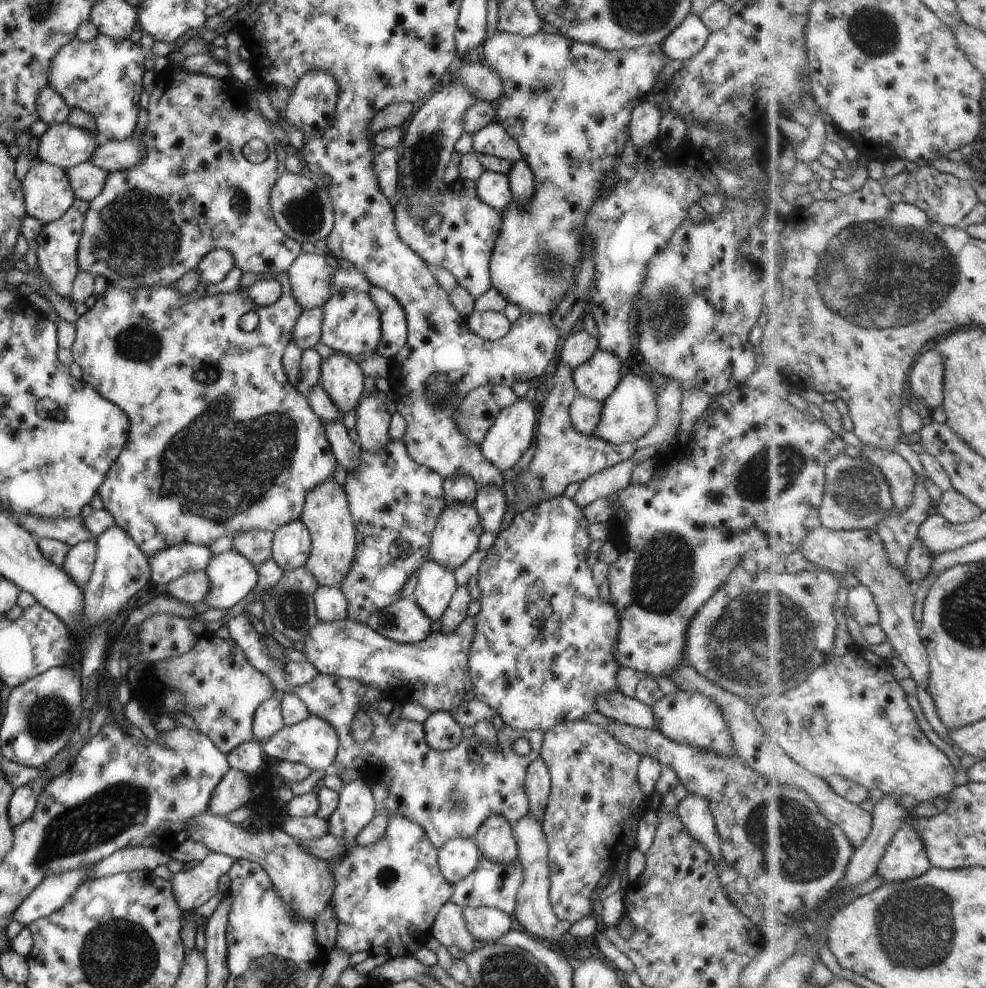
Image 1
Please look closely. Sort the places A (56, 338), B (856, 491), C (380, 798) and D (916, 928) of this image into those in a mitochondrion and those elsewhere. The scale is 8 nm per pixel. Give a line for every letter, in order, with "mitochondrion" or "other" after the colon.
A: other
B: mitochondrion
C: other
D: mitochondrion

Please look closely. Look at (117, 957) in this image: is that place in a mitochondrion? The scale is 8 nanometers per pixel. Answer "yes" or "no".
yes

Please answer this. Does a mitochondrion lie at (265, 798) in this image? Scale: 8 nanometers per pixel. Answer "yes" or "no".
no

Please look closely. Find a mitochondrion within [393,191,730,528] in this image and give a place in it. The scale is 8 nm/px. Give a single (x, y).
(666, 325)

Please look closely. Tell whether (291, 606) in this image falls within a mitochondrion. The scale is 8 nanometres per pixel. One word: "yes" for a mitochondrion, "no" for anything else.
yes

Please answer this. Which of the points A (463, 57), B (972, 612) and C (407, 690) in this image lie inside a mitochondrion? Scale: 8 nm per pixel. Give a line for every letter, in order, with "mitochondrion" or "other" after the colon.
A: other
B: mitochondrion
C: mitochondrion

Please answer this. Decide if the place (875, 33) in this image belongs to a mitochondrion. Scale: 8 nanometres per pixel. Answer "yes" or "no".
yes

